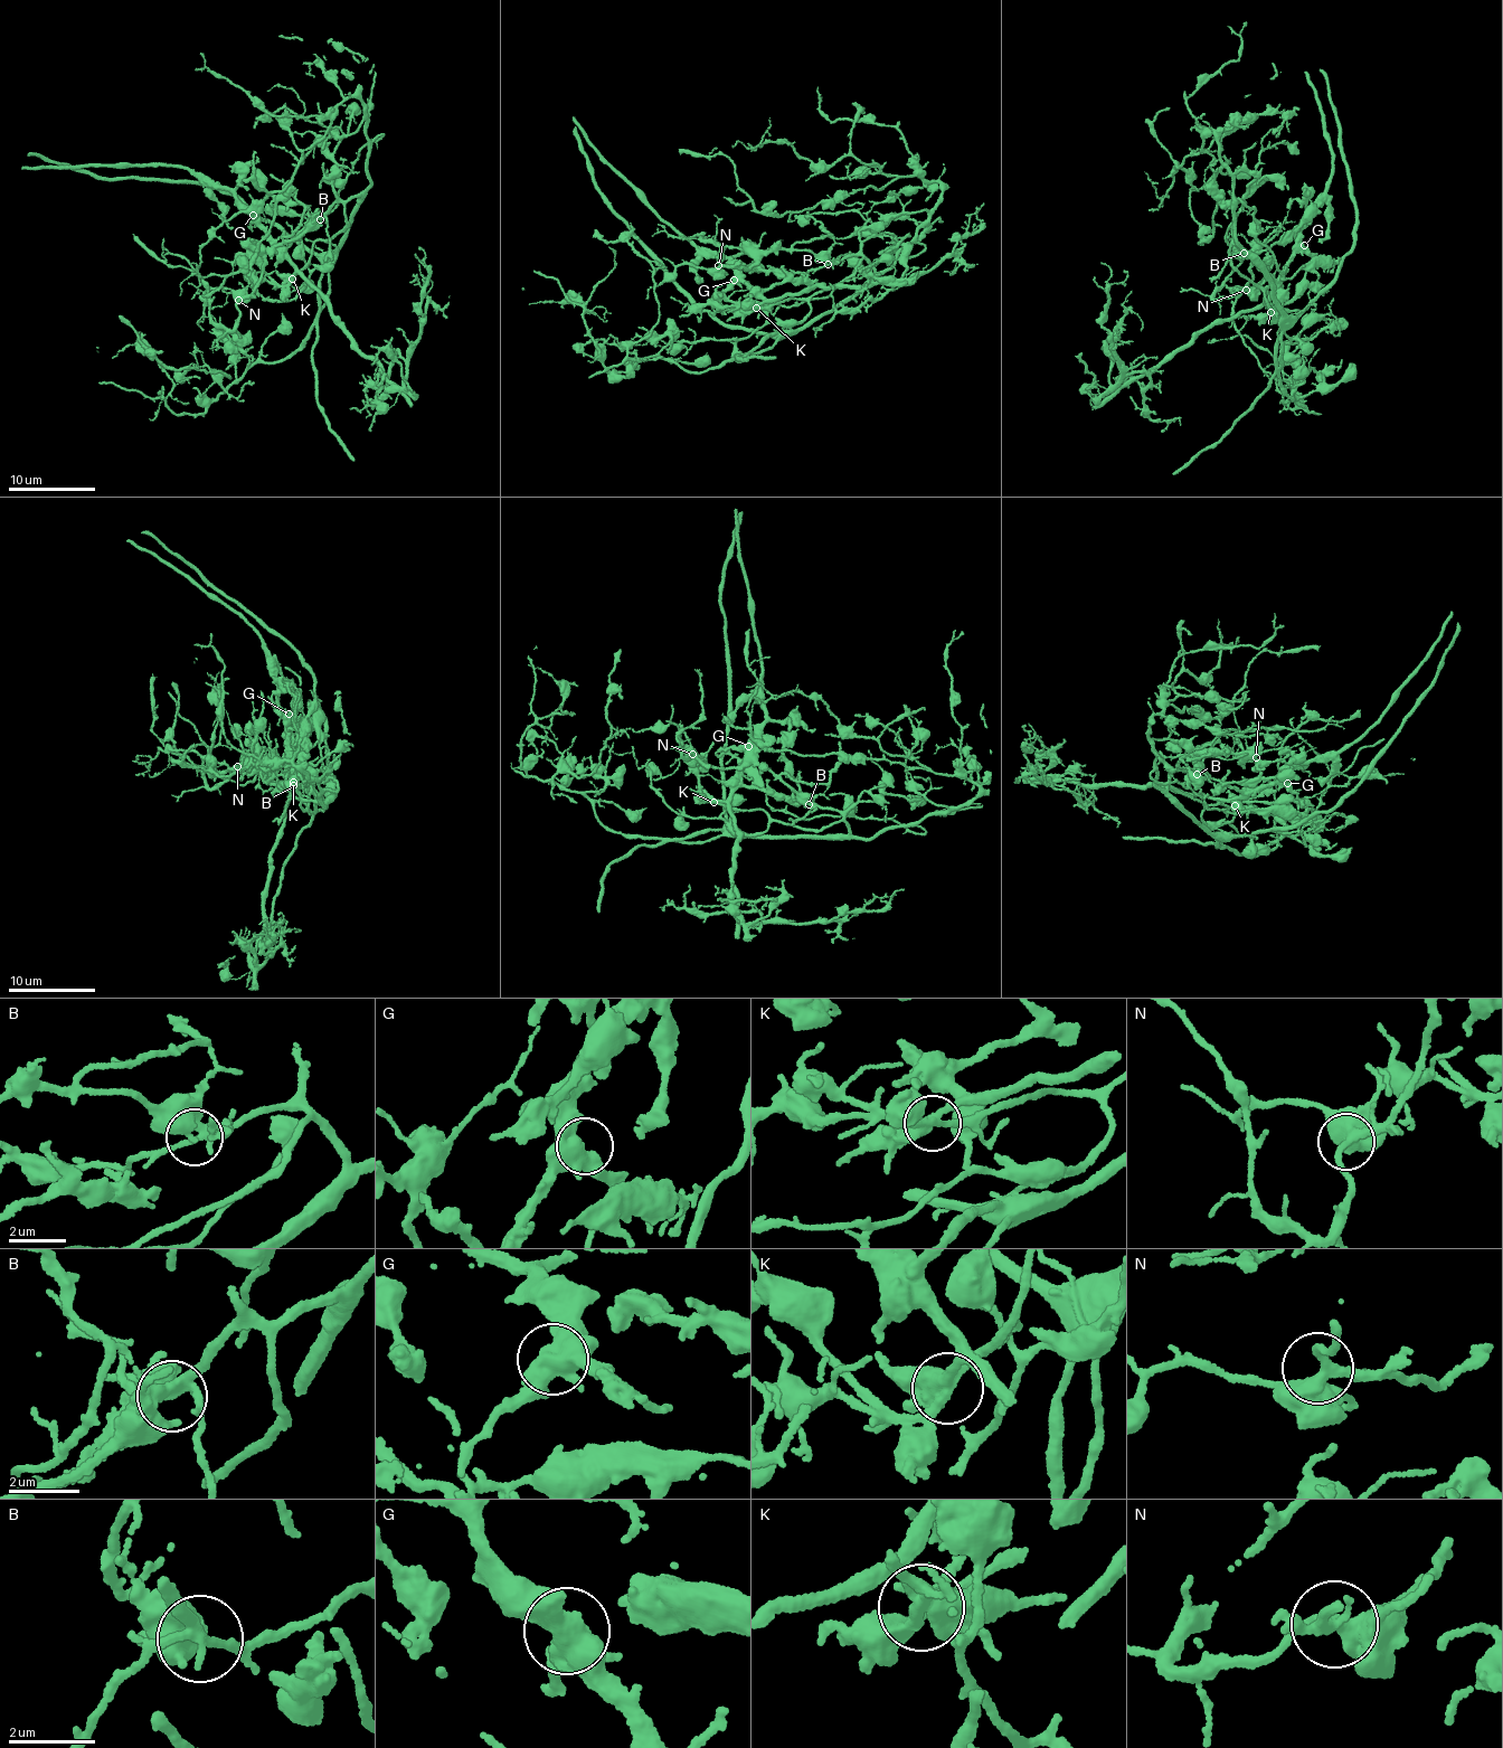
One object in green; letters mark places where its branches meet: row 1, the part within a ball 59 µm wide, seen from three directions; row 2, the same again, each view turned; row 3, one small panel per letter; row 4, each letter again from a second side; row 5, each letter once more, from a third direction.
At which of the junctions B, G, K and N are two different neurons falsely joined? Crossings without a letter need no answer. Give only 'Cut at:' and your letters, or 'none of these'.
Cut at: K

